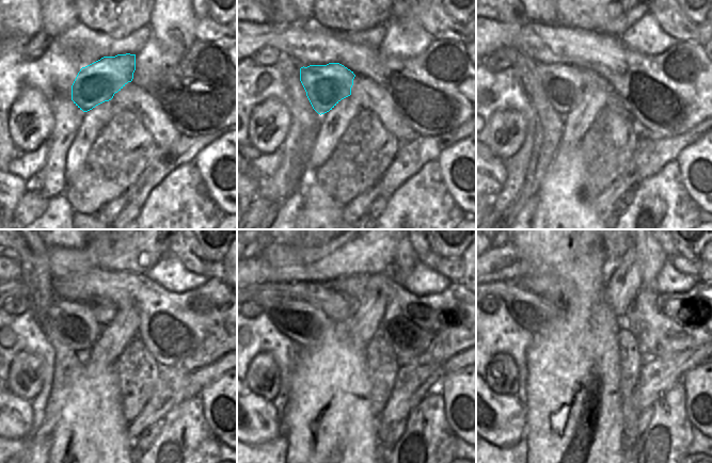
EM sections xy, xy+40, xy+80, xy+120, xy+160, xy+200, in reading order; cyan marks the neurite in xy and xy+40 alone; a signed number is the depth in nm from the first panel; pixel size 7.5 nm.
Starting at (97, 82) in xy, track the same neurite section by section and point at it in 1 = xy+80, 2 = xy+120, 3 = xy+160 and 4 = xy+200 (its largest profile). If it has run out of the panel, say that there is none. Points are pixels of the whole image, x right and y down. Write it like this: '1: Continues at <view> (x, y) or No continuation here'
1: Continues at xy+80 (563, 85)
2: Continues at xy+120 (73, 323)
3: Continues at xy+160 (301, 321)
4: Continues at xy+200 (531, 312).

